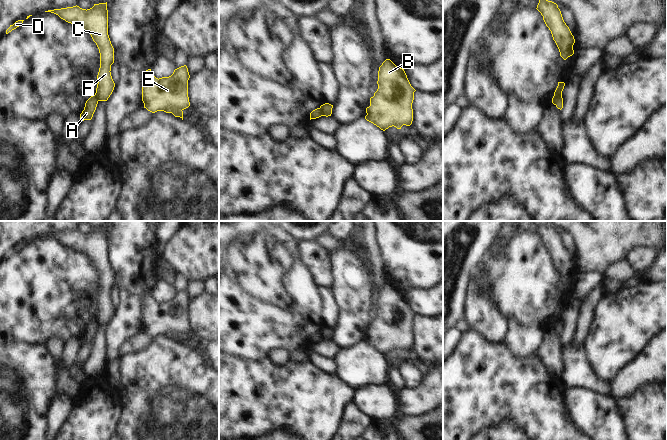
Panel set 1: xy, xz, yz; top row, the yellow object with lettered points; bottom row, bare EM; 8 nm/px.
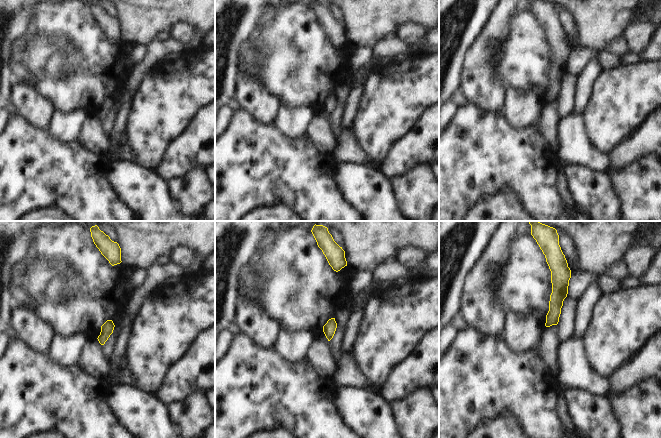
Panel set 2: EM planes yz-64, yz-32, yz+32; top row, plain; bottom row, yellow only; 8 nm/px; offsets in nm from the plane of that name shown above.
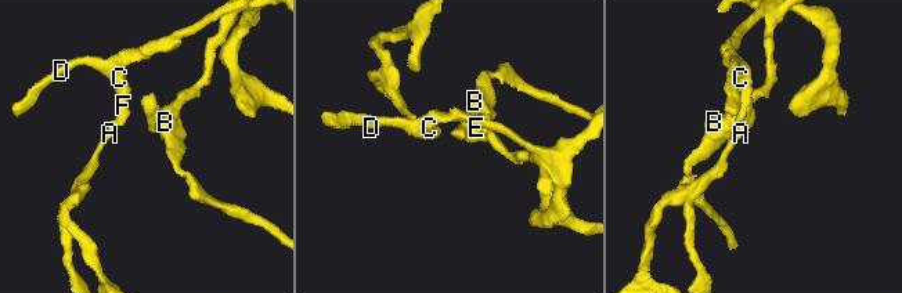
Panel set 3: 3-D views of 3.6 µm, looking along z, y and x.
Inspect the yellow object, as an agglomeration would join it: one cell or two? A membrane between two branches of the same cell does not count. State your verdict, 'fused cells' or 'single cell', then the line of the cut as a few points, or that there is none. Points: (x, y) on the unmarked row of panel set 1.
fused cells | yz (561, 319), (552, 326)

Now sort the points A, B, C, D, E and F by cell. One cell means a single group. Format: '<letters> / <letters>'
A B E / C D F

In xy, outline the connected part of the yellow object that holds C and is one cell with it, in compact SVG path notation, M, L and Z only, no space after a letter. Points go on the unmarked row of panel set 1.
M107 226L94 228L90 233L79 230L48 234L75 251L88 256L96 267L100 277L100 292L97 299L96 322L107 325L112 318L115 307L111 300L111 289L114 287L114 272L108 259Z

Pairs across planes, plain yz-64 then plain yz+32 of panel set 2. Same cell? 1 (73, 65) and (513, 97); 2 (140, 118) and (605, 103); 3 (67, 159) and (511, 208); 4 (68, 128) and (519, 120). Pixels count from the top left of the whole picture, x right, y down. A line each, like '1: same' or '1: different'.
1: different
2: same
3: different
4: same

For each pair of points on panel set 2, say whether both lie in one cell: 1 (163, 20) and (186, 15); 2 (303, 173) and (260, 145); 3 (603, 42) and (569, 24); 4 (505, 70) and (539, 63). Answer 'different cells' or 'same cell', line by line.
1: same cell
2: same cell
3: different cells
4: same cell

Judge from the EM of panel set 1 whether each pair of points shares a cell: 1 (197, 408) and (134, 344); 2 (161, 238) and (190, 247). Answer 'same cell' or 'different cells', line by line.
1: different cells
2: different cells

